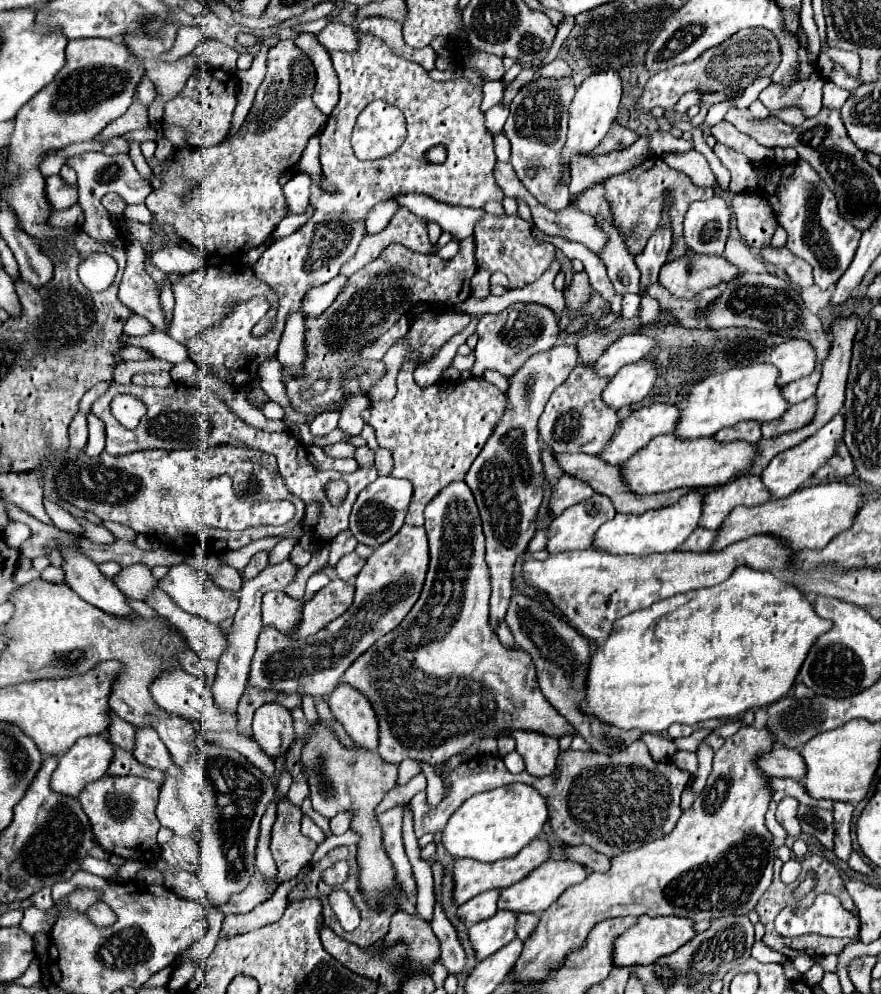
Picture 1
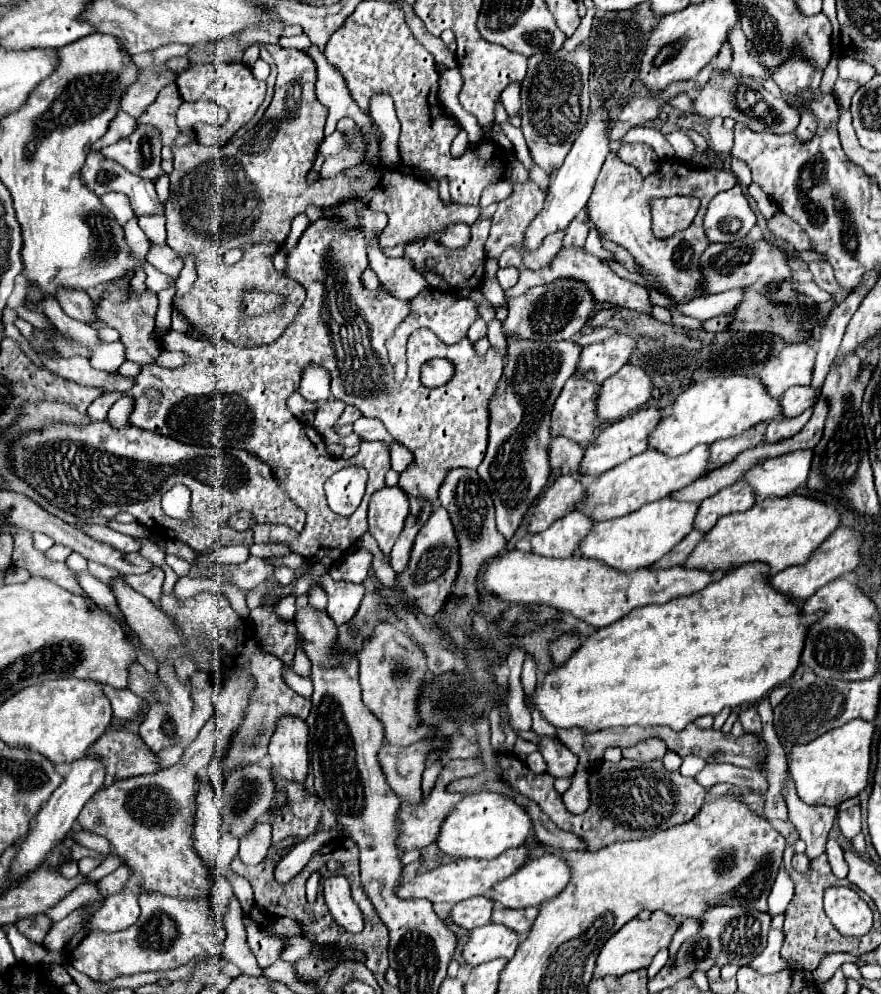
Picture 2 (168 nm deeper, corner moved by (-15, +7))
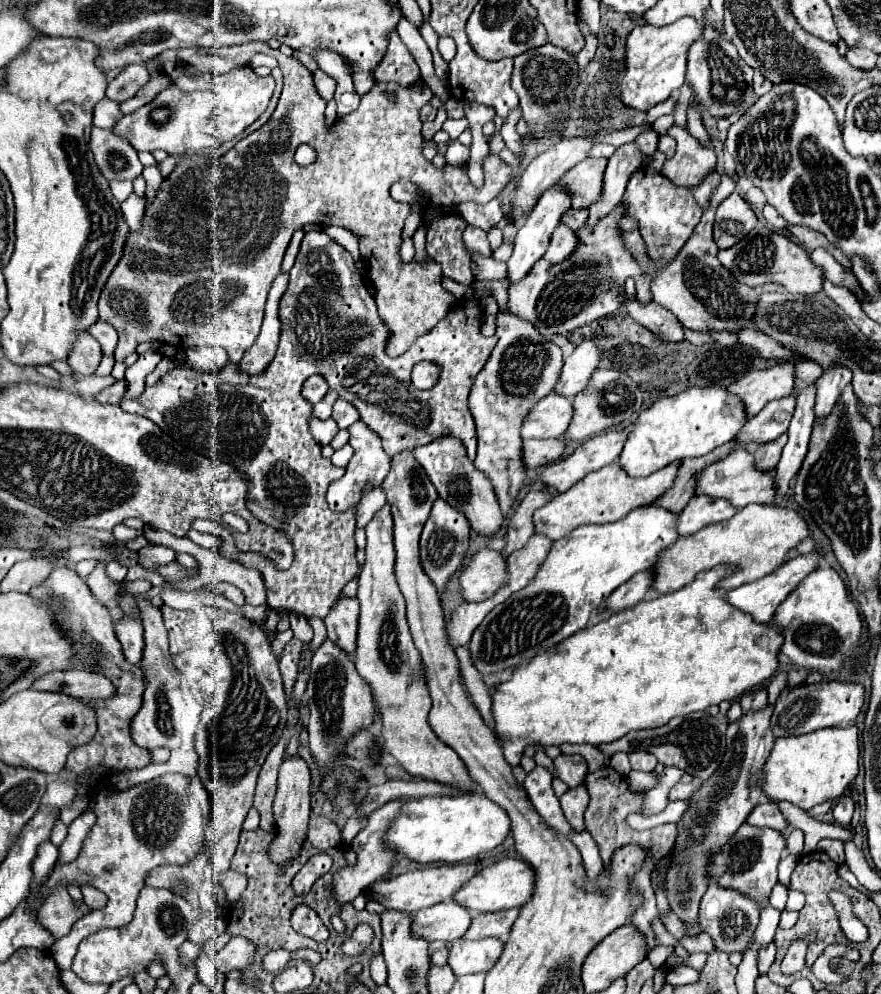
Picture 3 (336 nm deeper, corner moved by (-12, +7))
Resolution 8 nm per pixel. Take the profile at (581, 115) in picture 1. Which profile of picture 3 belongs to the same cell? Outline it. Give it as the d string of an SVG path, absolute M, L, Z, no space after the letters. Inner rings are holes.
M550 188L542 194L542 198L536 202L536 208L532 208L532 212L528 212L526 216L526 222L524 226L518 230L516 238L514 238L514 252L510 256L510 260L506 262L508 264L508 280L514 284L518 280L522 280L530 270L532 266L544 256L546 248L548 248L548 242L550 242L550 236L552 232L556 230L556 226L560 224L560 218L562 214L570 208L570 196L564 188Z

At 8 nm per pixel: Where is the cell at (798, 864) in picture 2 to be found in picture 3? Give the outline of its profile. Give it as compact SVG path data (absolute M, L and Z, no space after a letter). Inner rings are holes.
M788 854L788 856L780 862L780 876L778 876L778 882L784 884L786 888L790 888L790 874L792 874L794 868L796 868L796 856L794 856L794 854Z

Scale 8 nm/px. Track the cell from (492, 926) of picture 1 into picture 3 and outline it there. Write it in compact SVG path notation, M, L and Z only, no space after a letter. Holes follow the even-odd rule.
M460 938L452 944L448 966L456 976L488 972L502 954L504 944L498 938L482 938L482 940L466 940Z

